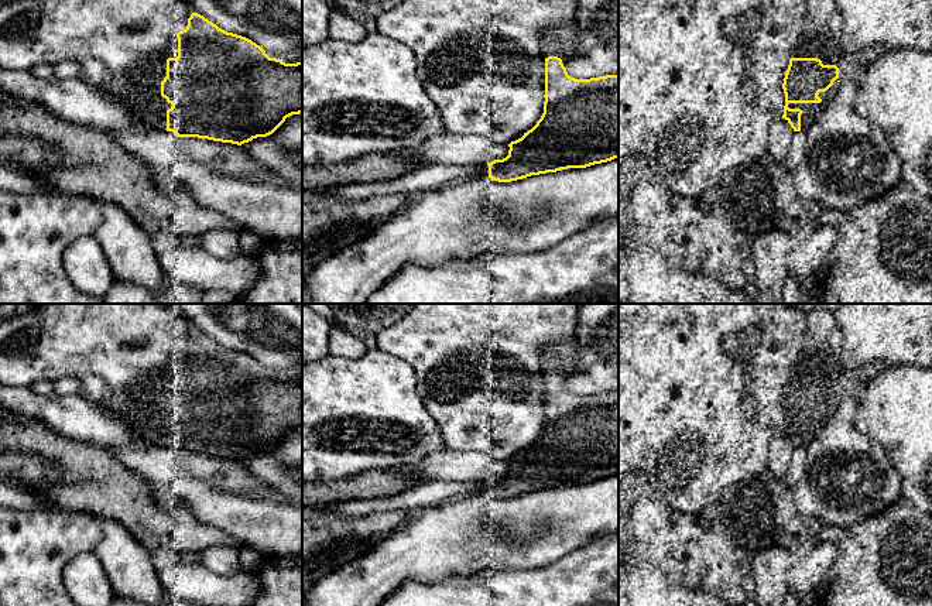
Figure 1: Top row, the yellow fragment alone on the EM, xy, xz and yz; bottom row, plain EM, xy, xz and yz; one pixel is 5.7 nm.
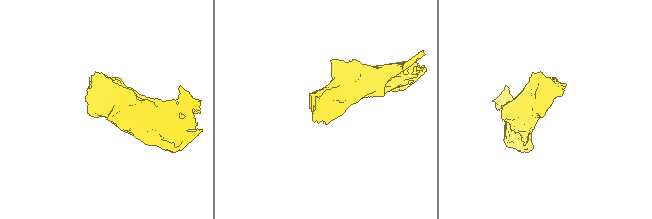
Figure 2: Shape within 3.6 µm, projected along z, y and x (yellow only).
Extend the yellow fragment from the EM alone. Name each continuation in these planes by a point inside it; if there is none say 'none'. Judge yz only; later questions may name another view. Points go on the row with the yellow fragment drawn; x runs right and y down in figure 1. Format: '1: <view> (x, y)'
1: yz (816, 41)

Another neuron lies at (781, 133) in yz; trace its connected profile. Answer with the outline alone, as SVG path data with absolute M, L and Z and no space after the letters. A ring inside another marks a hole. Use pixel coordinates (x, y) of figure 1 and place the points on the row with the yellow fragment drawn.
M785 119L775 120L768 130L770 153L782 164L788 164L792 145L794 129Z

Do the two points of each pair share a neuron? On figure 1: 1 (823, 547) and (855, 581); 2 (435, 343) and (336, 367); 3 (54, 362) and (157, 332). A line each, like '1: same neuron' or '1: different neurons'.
1: different neurons
2: different neurons
3: same neuron

